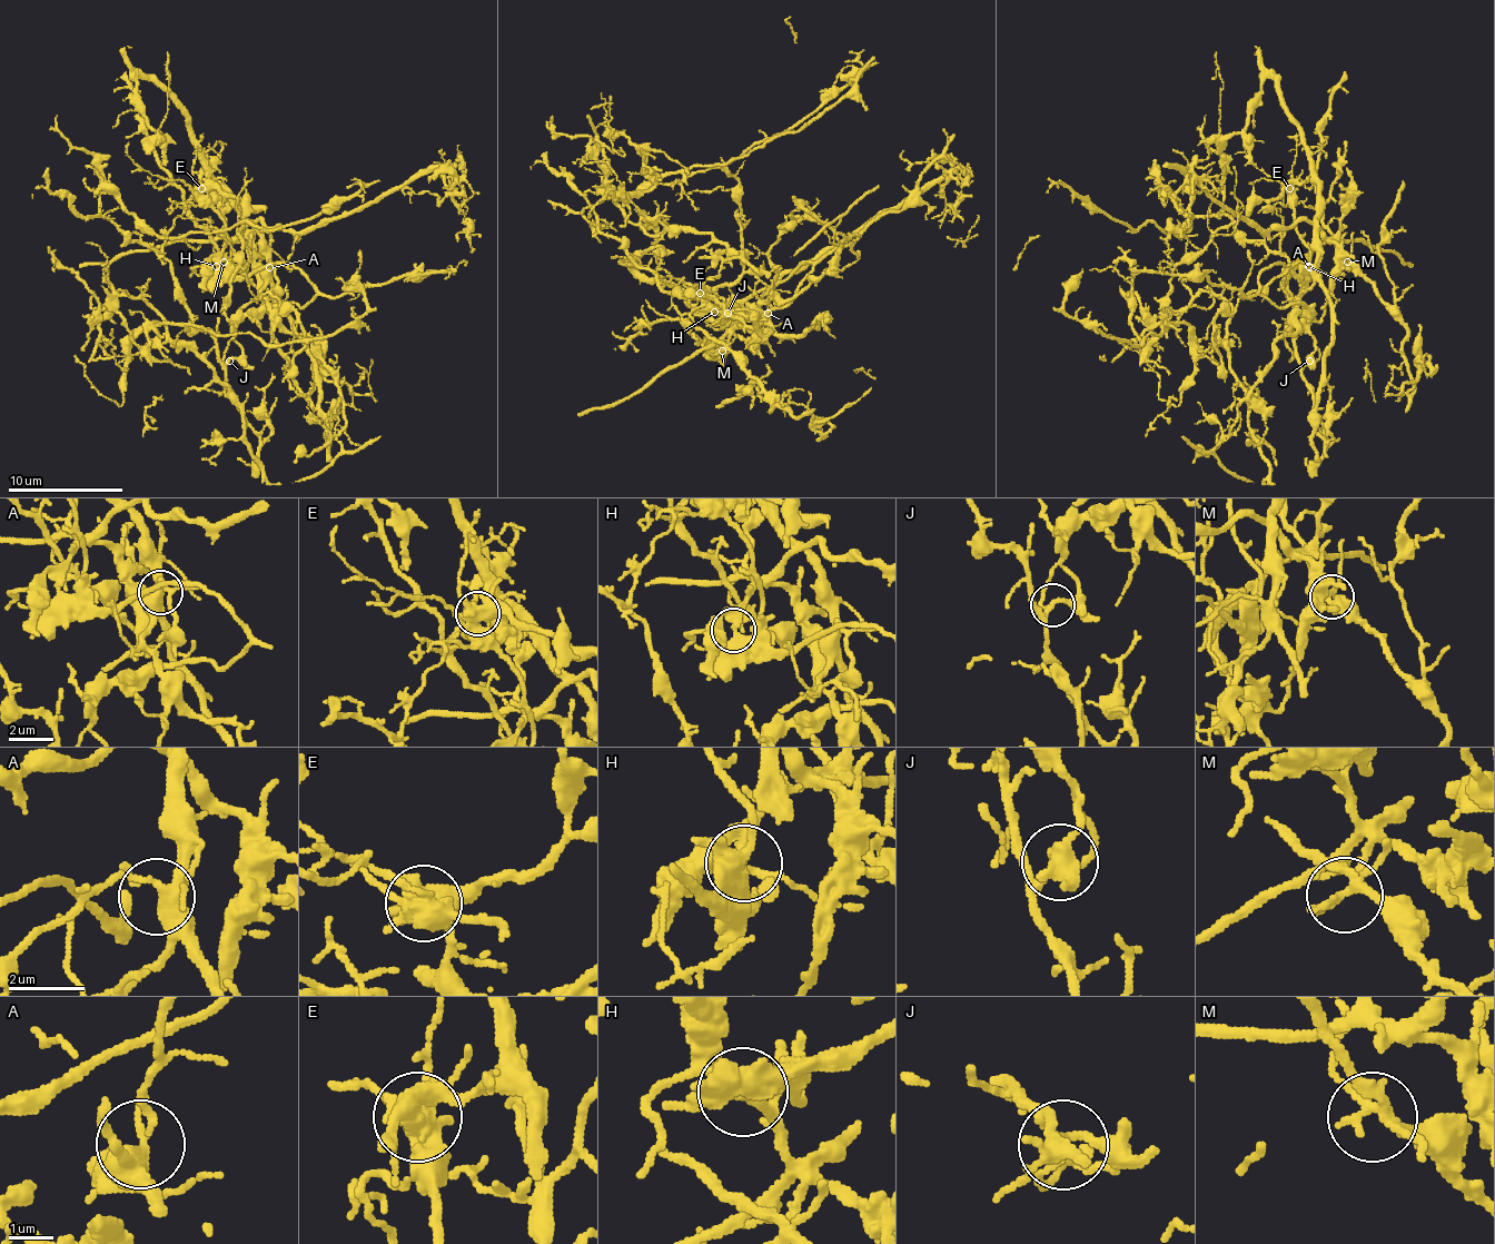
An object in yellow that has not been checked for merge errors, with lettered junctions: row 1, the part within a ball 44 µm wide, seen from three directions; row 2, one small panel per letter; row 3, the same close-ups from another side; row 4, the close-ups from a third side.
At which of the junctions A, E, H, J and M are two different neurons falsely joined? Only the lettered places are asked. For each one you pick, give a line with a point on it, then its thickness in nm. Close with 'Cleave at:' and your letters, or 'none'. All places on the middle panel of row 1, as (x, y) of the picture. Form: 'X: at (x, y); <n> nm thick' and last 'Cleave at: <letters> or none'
E: at (700, 293); 550 nm thick
H: at (714, 312); 360 nm thick
J: at (728, 313); 170 nm thick
Cleave at: E, H, J

